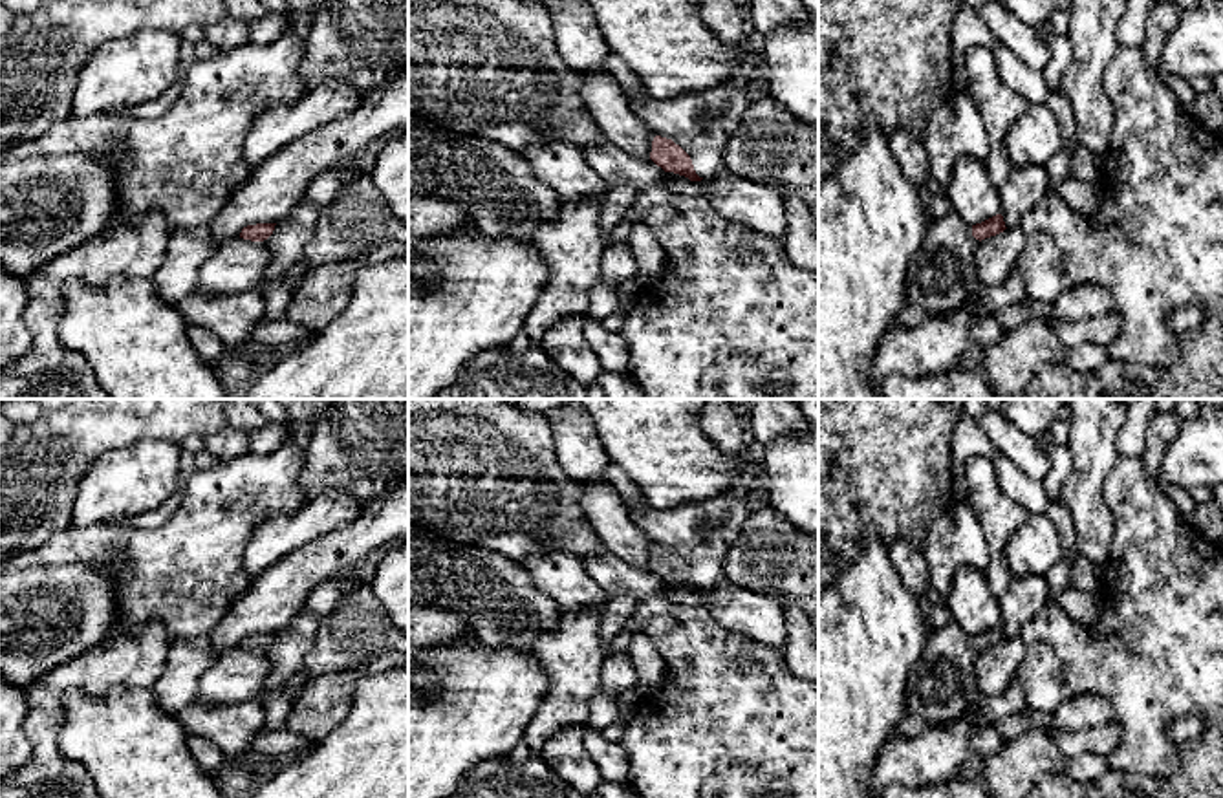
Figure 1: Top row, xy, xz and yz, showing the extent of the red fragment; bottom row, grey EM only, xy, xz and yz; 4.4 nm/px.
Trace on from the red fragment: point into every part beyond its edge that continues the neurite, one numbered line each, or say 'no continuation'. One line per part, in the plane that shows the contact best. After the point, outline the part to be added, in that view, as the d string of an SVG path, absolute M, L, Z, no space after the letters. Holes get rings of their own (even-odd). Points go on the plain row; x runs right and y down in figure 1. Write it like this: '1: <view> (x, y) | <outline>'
1: xz (702, 533) | M741 491L666 511L654 511L646 501L630 512L650 542L679 555L690 566L696 584L710 589L723 580L725 558L754 505L754 498Z

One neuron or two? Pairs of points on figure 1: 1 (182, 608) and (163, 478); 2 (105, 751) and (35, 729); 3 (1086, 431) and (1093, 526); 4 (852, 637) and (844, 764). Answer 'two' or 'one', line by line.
1: two
2: two
3: one
4: one

